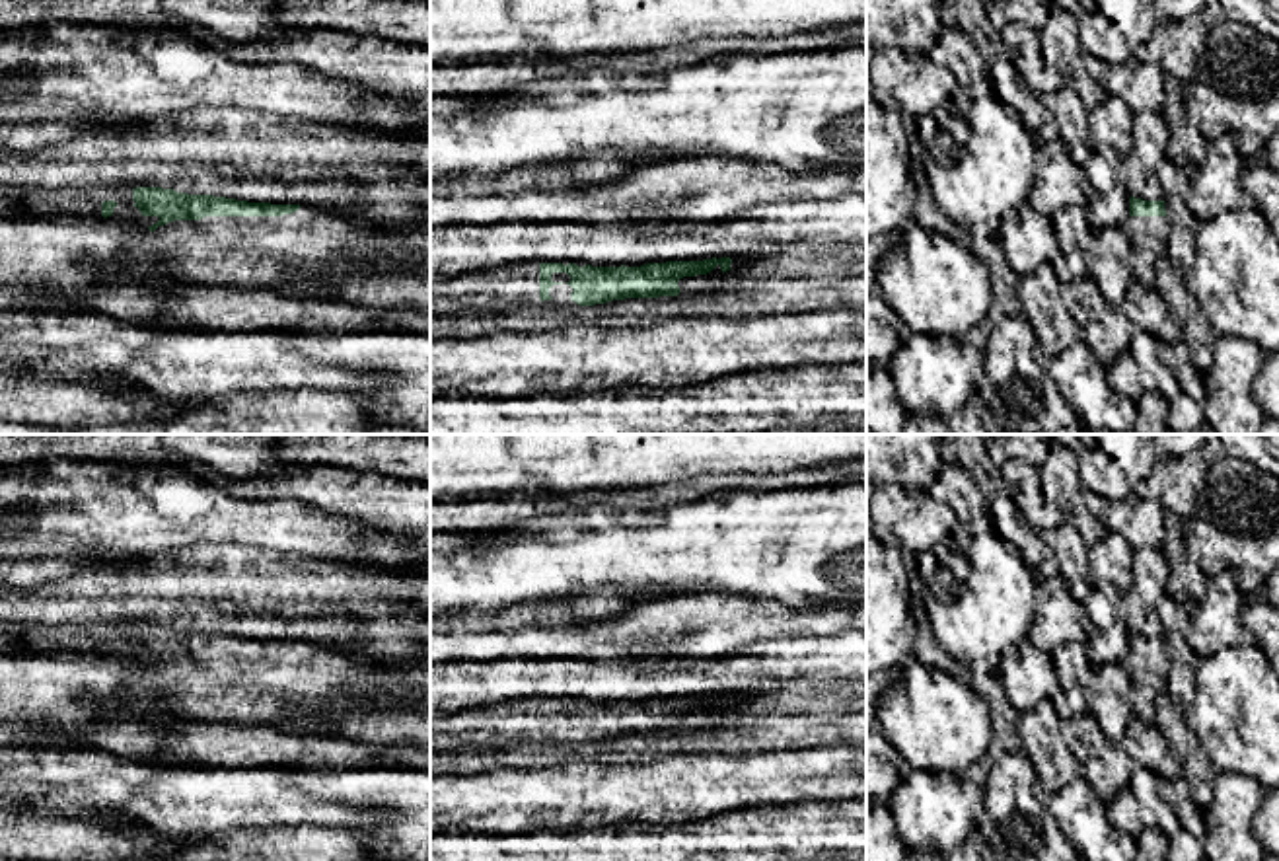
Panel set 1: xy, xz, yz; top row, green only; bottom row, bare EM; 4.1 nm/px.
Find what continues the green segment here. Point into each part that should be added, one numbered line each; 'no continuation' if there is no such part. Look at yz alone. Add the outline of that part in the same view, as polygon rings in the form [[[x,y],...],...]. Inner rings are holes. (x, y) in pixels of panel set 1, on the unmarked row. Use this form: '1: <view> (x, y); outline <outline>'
1: yz (1147, 671); outline [[[1127,653],[1123,668],[1131,678],[1131,707],[1137,719],[1156,723],[1156,697],[1166,692],[1170,658],[1166,653]]]

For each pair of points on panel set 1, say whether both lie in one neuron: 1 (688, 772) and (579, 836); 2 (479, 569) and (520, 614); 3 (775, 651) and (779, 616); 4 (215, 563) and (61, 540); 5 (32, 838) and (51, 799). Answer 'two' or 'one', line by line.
1: two
2: two
3: two
4: two
5: two

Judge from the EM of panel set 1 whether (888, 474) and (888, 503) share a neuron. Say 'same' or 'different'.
different

